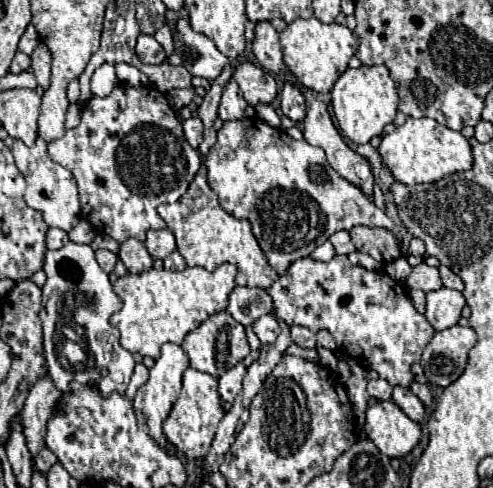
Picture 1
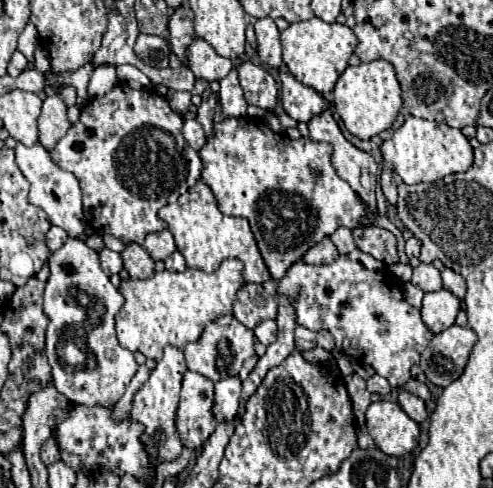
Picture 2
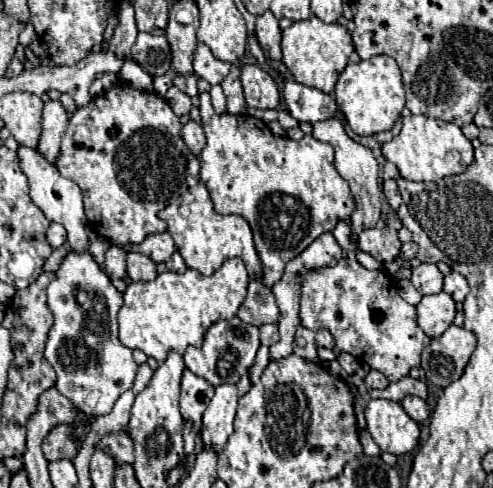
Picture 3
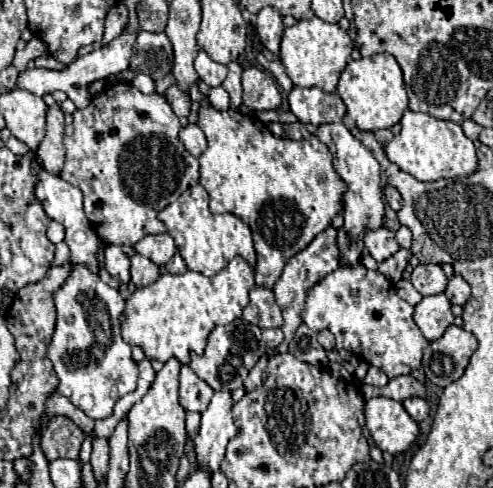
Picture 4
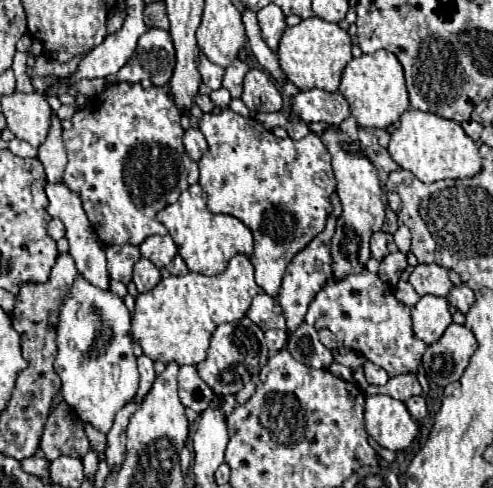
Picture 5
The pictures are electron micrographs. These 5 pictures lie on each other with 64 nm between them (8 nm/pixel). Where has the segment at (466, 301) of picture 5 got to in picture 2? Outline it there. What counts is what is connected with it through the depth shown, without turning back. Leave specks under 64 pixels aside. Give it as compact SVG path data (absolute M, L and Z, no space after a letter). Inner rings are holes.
M446 268L444 272L442 272L442 280L444 280L444 288L446 290L450 290L454 296L458 296L460 300L464 298L464 294L466 294L466 280L460 276L460 274L456 274L456 272L452 272L450 268Z

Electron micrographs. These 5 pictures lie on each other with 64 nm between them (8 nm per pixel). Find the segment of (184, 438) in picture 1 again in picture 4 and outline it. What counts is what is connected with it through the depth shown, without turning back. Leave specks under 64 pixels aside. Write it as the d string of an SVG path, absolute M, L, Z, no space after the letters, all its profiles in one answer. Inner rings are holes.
M190 366L180 368L180 404L184 410L204 412L212 398L214 390L200 380Z

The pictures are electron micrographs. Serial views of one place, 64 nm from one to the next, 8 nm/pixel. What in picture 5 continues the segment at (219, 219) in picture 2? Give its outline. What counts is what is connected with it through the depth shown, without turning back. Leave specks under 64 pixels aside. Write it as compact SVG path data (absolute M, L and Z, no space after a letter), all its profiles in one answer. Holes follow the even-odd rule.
M192 184L188 190L180 195L180 200L168 204L164 210L156 214L156 220L162 222L168 228L168 234L178 246L180 256L188 264L190 272L216 276L226 270L228 260L240 252L250 256L252 254L252 232L246 228L238 218L234 216L222 216L212 214L206 208L206 196L204 190L198 184Z

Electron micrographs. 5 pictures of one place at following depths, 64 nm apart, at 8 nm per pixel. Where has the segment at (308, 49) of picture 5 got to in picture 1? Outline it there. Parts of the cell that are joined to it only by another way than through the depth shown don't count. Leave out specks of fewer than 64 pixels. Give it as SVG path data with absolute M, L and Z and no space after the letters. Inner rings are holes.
M318 18L294 20L280 34L280 42L284 48L284 62L290 72L298 78L298 82L314 92L330 92L340 74L348 68L348 60L354 56L358 48L358 38L344 24L324 24Z

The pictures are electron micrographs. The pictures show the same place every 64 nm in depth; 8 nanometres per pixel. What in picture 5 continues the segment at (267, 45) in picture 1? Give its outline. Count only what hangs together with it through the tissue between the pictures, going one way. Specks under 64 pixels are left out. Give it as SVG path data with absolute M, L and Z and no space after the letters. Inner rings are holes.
M268 4L262 10L258 10L258 24L260 24L260 30L262 30L264 42L270 46L272 52L276 52L280 36L286 28L284 12L276 4Z

